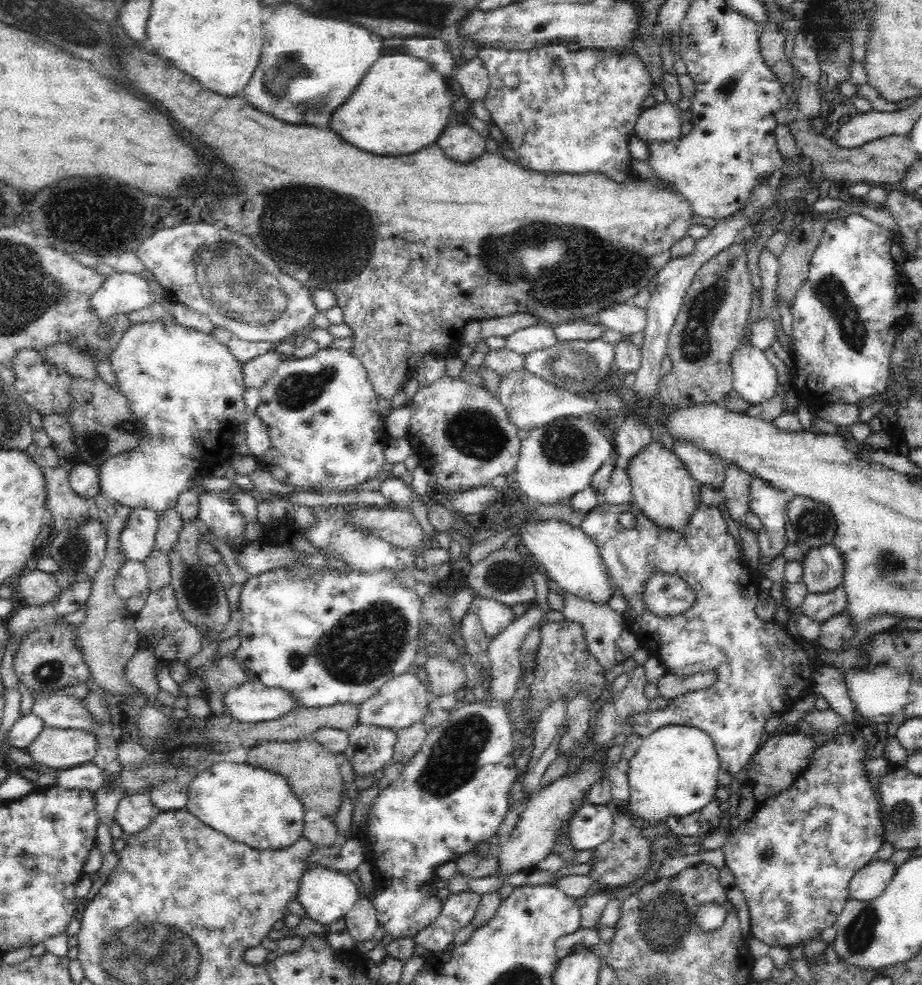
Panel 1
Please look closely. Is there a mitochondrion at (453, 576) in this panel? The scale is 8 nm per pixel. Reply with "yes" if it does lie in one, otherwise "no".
no

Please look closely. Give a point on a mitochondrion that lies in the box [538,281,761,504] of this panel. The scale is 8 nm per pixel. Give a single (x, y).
(563, 366)

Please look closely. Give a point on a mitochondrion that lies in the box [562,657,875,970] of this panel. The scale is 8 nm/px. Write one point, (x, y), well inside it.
(662, 930)

